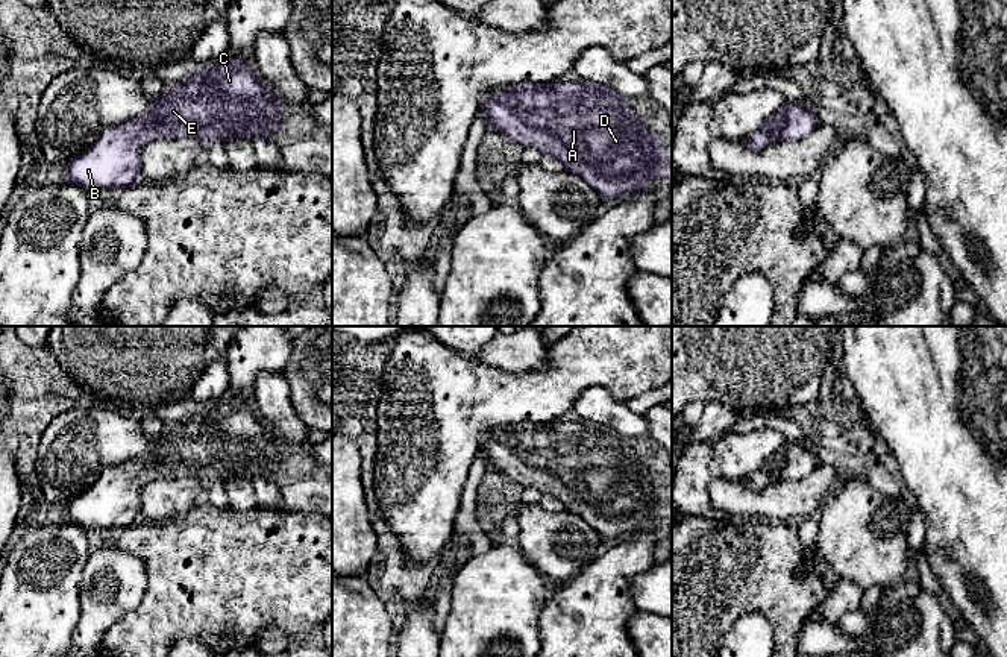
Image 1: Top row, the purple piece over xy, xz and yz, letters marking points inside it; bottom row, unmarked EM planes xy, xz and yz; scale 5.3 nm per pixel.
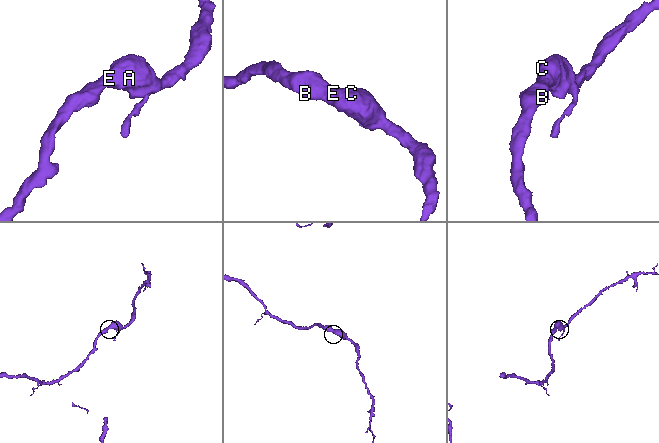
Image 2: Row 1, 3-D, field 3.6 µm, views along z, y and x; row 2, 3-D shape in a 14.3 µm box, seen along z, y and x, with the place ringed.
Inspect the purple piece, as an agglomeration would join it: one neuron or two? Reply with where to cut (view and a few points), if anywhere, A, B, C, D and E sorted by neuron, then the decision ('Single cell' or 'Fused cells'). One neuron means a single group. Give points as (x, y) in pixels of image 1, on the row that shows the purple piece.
No split. Groups: A B C D E. Single cell

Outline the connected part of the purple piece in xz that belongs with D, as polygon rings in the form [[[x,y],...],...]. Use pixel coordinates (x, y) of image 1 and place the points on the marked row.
[[[525,82],[491,91],[479,112],[490,127],[523,147],[537,147],[543,155],[558,158],[567,171],[582,178],[602,200],[640,191],[646,184],[669,174],[670,158],[660,135],[610,86],[594,82]]]

